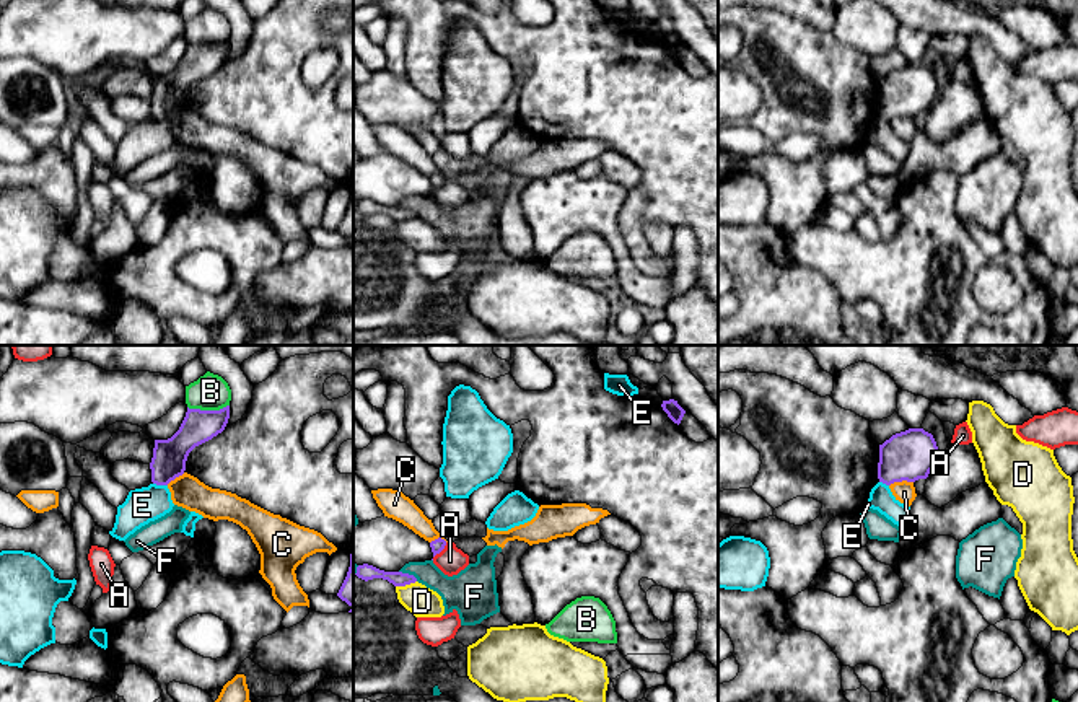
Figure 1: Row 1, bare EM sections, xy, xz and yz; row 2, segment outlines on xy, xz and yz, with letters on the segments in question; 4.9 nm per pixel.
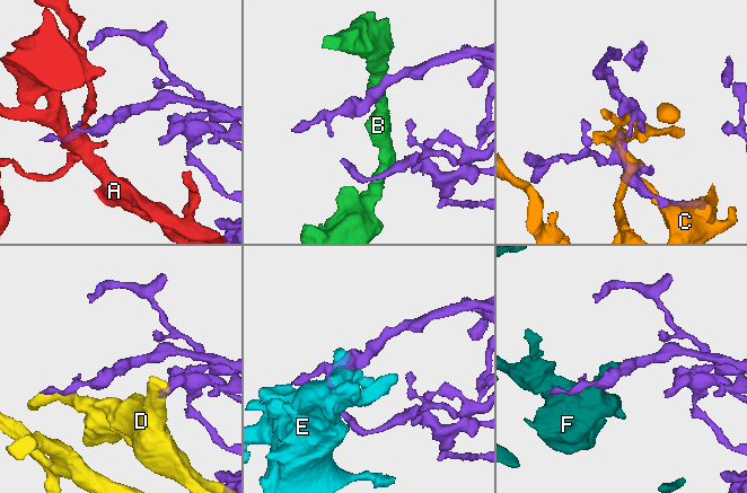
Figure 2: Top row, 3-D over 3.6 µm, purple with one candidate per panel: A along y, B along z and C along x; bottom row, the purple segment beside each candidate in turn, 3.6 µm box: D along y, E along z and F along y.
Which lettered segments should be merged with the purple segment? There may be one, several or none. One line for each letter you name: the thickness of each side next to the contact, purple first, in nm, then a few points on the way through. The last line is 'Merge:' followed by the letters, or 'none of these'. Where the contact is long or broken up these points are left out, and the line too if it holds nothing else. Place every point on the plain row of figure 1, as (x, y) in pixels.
Merge: none of these

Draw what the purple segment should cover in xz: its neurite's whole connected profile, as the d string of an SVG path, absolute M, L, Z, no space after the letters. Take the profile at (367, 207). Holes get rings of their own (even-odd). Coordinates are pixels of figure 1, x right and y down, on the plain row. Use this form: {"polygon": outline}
{"polygon": "M368 199L358 200L355 210L365 217L373 213L383 213L392 218L394 222L405 222L417 217L414 210L402 207L384 207Z"}

